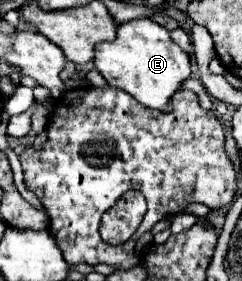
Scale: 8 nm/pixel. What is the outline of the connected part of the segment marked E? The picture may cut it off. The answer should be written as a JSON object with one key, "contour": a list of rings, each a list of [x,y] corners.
{"contour":[[[150,18],[130,20],[118,26],[112,42],[100,42],[94,48],[94,66],[114,88],[132,94],[142,106],[154,110],[168,110],[168,100],[176,88],[190,78],[190,56],[172,42],[170,32]]]}

